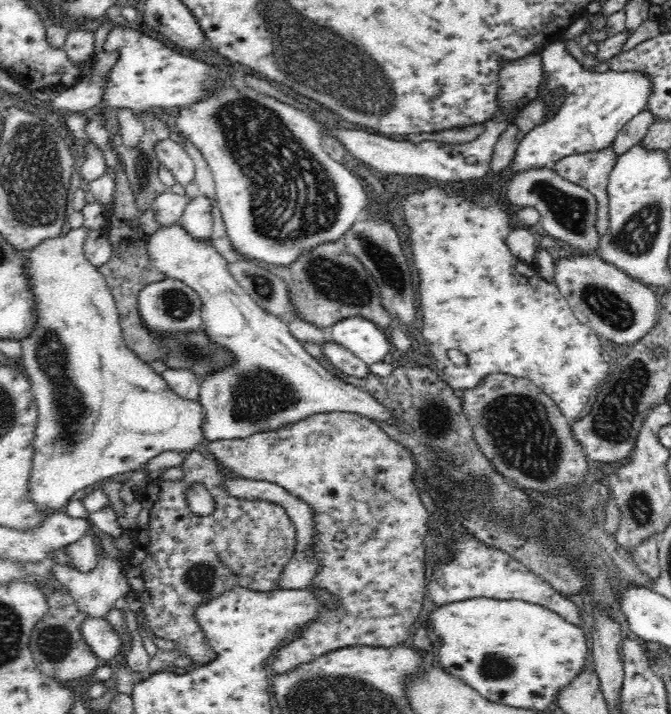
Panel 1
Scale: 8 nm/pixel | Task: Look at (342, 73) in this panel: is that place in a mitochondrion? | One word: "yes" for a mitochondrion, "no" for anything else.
yes

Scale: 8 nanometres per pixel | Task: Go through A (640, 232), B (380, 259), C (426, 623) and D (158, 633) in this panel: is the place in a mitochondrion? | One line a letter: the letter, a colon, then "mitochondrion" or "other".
A: mitochondrion
B: mitochondrion
C: other
D: other

